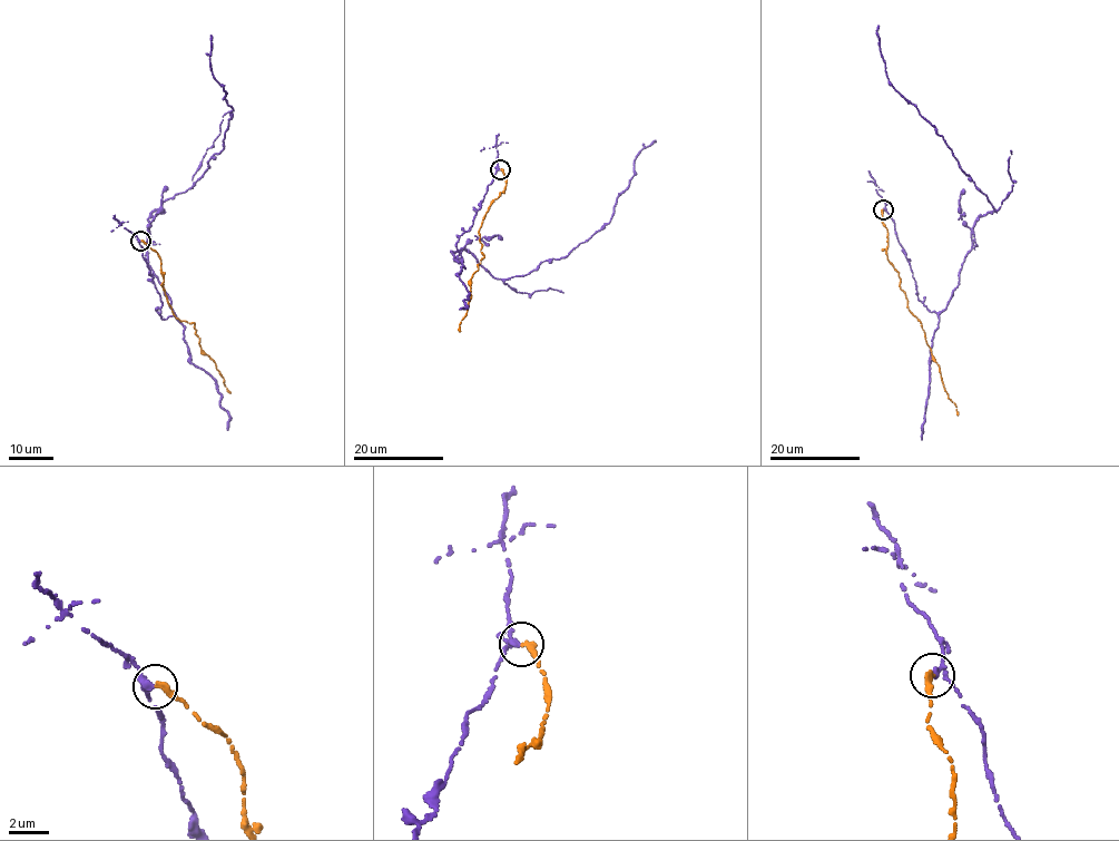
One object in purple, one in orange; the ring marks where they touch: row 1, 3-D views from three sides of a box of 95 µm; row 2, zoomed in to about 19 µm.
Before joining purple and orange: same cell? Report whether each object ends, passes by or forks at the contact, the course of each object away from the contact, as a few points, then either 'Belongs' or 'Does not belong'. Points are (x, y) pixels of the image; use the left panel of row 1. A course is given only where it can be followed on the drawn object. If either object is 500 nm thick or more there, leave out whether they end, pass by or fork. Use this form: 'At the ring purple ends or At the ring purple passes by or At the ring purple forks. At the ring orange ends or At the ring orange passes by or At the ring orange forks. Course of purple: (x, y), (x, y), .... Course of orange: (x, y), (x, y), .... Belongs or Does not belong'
At the ring purple passes by. At the ring orange ends. Course of purple: (140, 241), (167, 319), (169, 297), (148, 263), (148, 217), (224, 146), (233, 109), (212, 74), (212, 35). Course of orange: (140, 241), (159, 255), (162, 286), (173, 313), (180, 321), (194, 323), (202, 351), (216, 363), (231, 393). Does not belong

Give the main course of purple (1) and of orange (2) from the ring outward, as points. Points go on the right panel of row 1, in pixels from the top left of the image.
1: (883, 209), (918, 299), (939, 313), (971, 230), (995, 211), (893, 86), (879, 26)
2: (883, 209), (887, 258), (899, 273), (900, 286), (911, 312), (920, 322), (958, 416)

